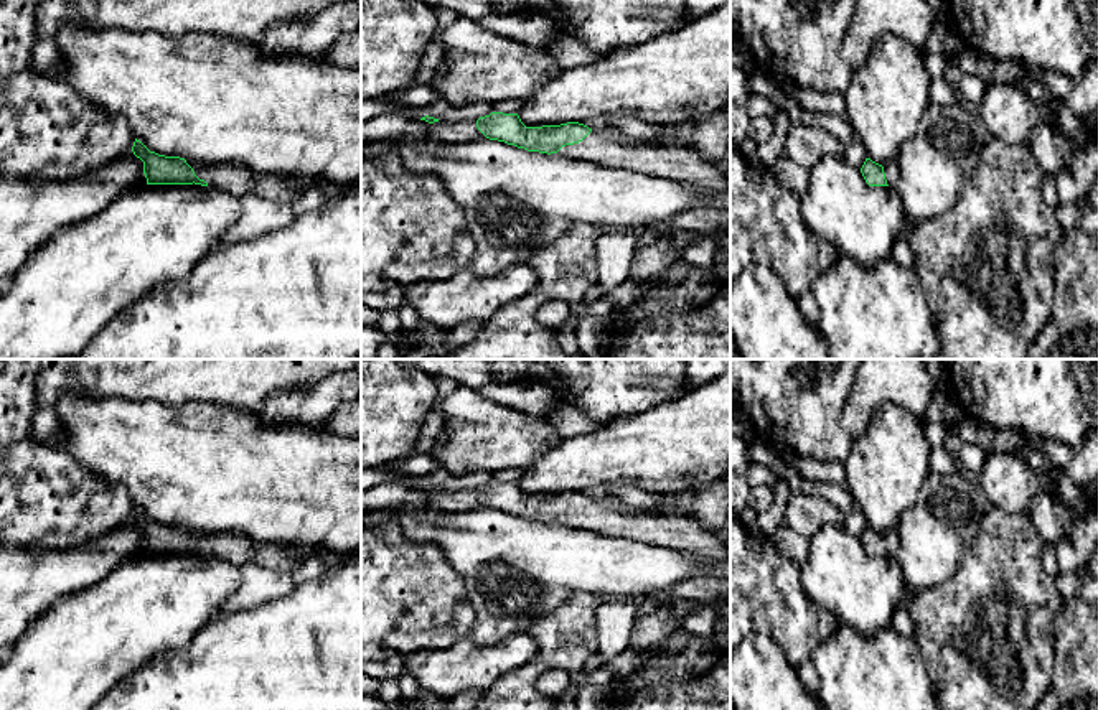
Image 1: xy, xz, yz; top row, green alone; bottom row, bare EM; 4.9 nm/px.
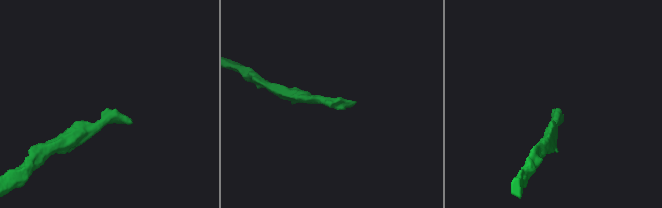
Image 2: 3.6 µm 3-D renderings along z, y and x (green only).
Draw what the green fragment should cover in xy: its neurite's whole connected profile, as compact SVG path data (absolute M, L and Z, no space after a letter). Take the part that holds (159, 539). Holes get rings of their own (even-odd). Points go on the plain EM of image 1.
M135 507L132 521L143 530L147 554L201 554L229 560L239 568L257 563L277 572L290 572L300 558L320 550L307 545L282 542L259 542L239 532L204 534L180 525L165 525L150 521Z

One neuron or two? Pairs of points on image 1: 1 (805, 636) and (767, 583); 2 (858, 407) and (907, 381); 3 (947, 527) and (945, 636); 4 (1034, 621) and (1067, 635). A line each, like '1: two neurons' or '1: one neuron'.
1: one neuron
2: one neuron
3: two neurons
4: two neurons

